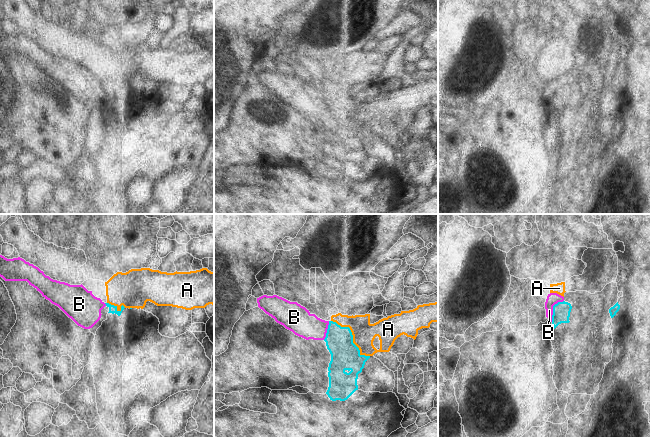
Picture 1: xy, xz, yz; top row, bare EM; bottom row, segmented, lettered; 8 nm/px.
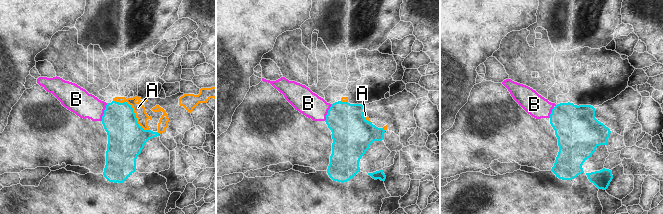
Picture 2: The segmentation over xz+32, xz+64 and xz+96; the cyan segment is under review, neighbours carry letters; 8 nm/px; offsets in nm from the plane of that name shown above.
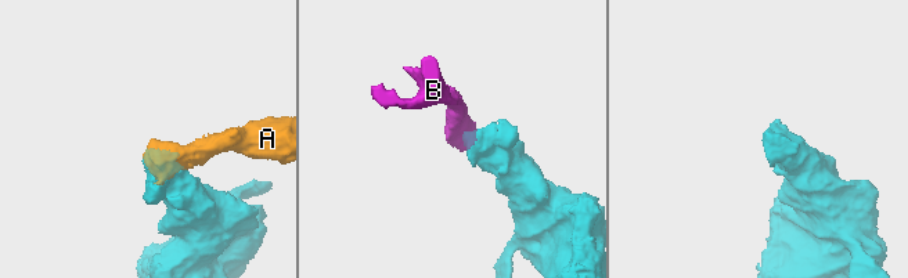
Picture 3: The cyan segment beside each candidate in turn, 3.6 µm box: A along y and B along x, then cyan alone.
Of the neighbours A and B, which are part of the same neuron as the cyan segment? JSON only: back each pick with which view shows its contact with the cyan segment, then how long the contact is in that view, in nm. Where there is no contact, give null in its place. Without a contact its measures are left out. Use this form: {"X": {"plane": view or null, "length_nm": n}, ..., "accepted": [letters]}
{"B": {"plane": "yz", "length_nm": 200}, "accepted": ["B"]}

